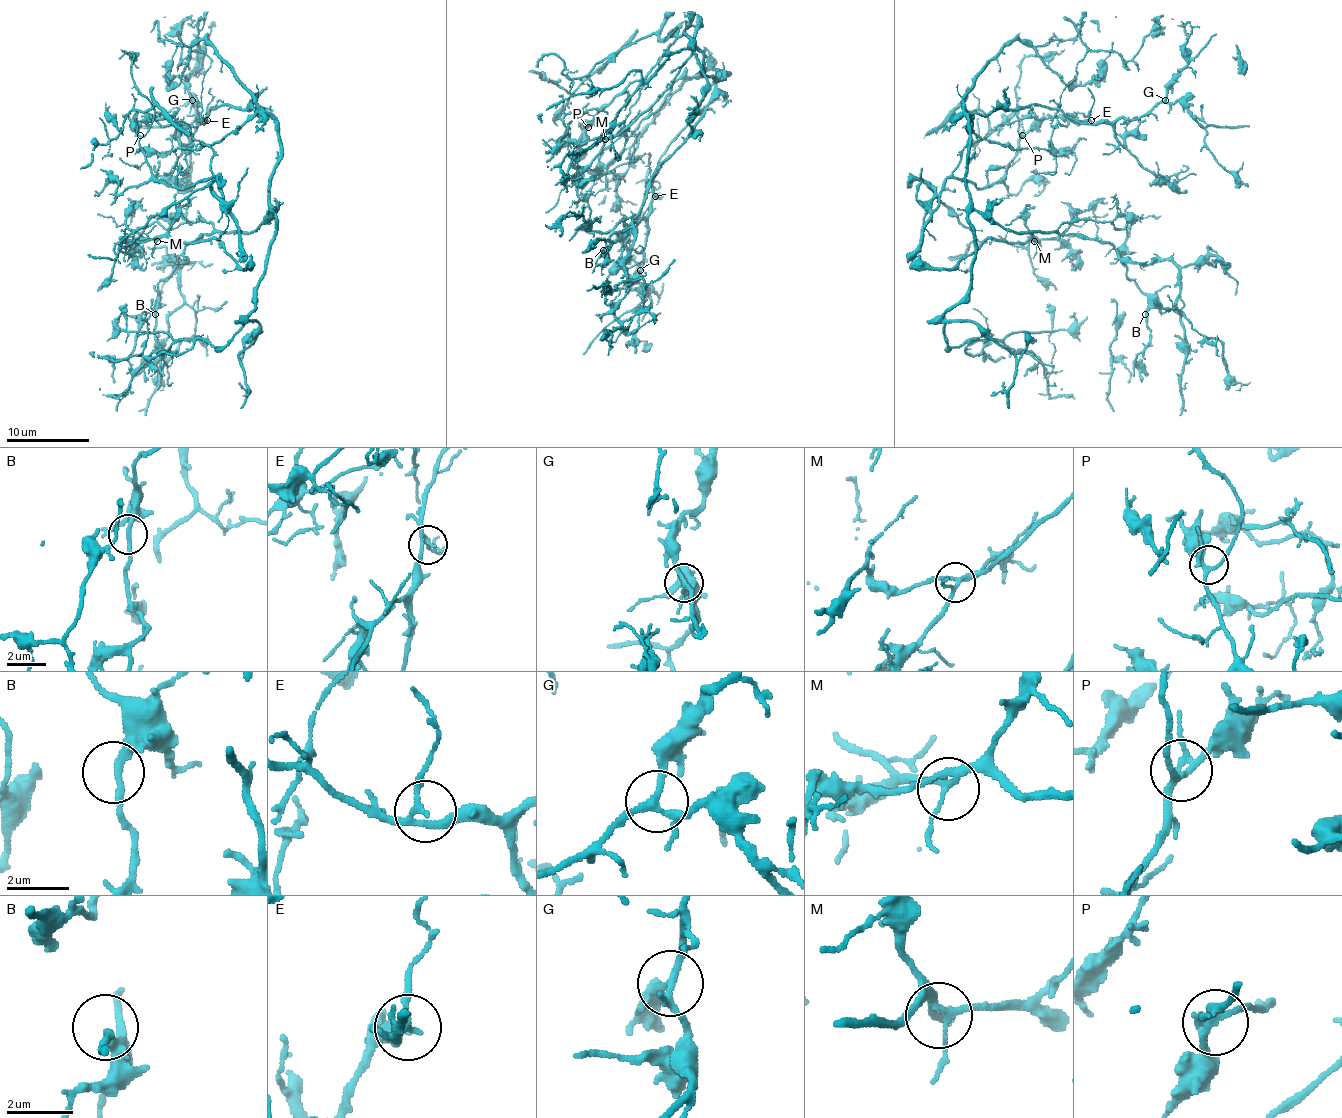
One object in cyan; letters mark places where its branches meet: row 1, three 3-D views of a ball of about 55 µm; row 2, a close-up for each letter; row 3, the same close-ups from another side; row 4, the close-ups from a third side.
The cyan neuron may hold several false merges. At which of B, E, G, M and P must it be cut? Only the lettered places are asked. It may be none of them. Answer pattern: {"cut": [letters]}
{"cut": []}

